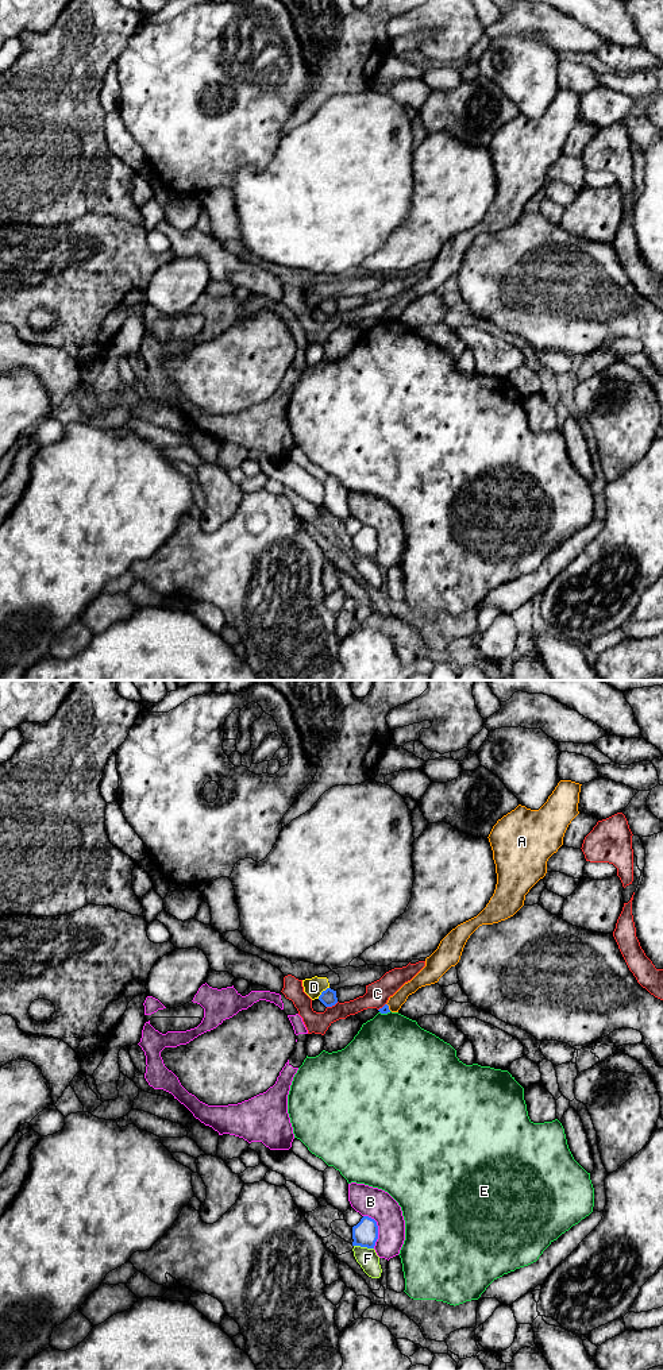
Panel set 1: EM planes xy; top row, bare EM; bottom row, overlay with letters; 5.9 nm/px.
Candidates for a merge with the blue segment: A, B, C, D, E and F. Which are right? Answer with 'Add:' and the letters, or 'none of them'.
Add: none of them

